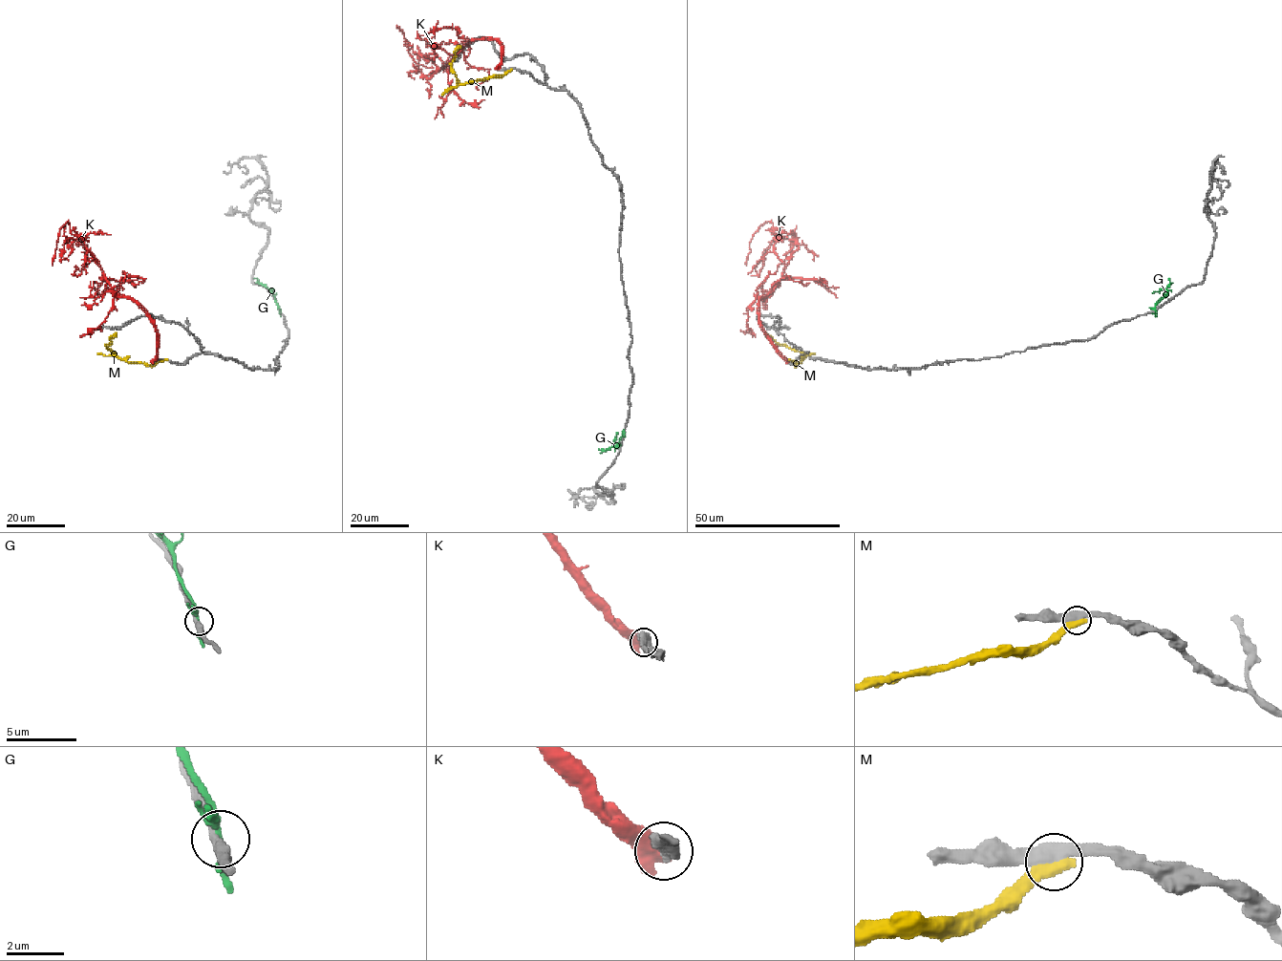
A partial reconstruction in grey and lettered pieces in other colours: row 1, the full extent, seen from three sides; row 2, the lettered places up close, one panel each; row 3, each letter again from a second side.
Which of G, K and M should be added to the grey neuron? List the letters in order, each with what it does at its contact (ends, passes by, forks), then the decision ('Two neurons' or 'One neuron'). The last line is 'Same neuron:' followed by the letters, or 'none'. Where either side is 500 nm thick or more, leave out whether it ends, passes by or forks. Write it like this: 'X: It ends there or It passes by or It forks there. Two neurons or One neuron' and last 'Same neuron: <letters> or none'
G: It forks there. Two neurons
K: Two neurons
M: It ends there. Two neurons
Same neuron: none

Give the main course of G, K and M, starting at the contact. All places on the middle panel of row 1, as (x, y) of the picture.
G: (625, 436), (617, 446), (599, 449)
K: (498, 69), (502, 46), (495, 39), (469, 41), (443, 64), (432, 53), (423, 56), (415, 53), (395, 26)
M: (510, 70), (498, 76), (459, 84), (451, 63), (461, 45)

